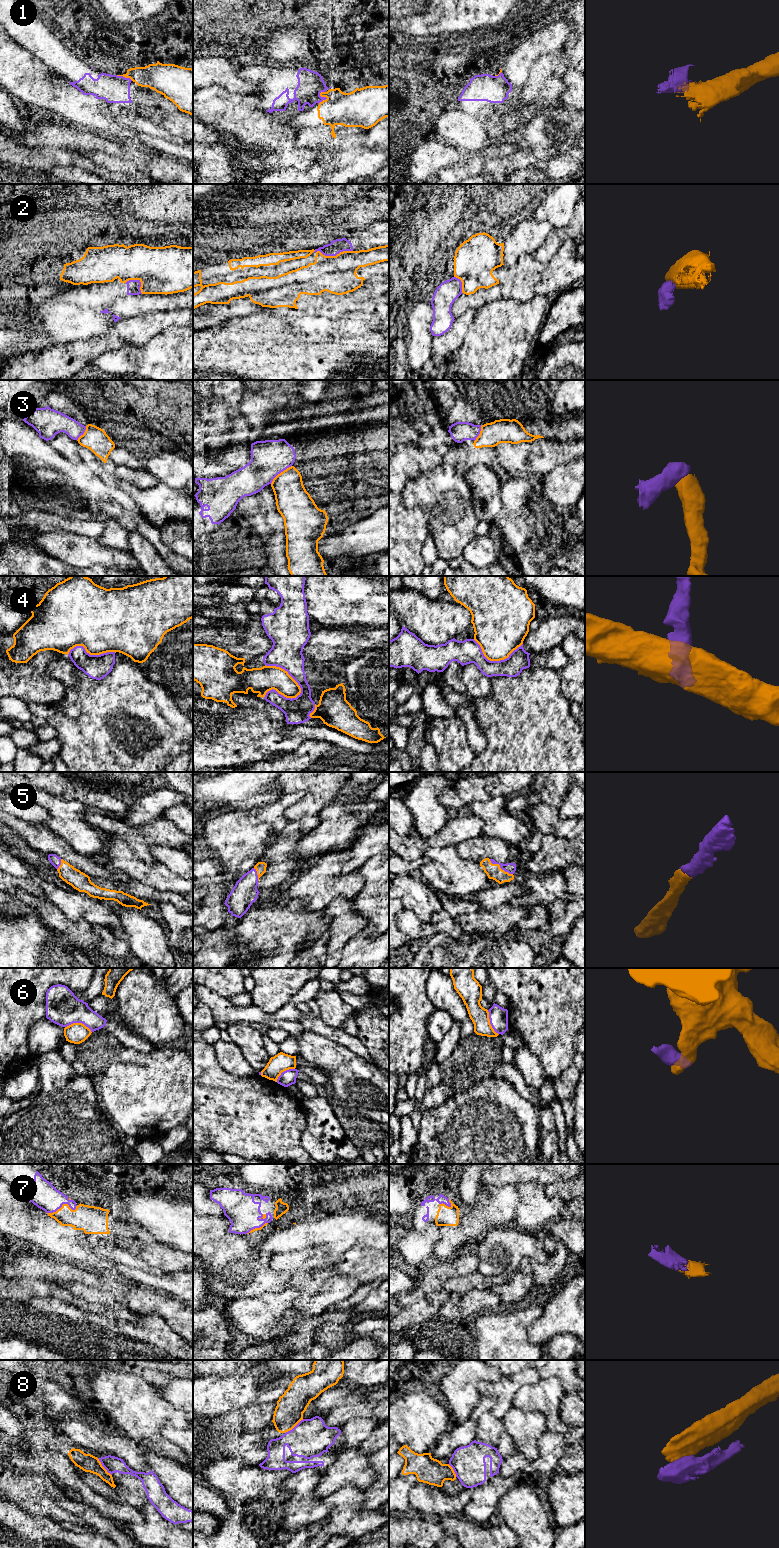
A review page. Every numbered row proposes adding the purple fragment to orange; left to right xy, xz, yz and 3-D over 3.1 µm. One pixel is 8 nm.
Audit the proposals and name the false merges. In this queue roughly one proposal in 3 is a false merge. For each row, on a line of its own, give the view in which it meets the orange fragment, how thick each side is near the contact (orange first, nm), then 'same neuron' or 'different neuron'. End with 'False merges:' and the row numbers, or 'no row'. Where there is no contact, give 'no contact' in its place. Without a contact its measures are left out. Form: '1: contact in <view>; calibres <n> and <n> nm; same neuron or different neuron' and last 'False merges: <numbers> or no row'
1: contact in xz; calibres 280 and 200 nm; different neuron
2: contact in xz; calibres 300 and 110 nm; different neuron
3: contact in xz; calibres 280 and 300 nm; different neuron
4: contact in xz; calibres 200 and 260 nm; different neuron
5: contact in yz; calibres 120 and 80 nm; same neuron
6: contact in xy; calibres 170 and 280 nm; different neuron
7: contact in xy; calibres 200 and 220 nm; same neuron
8: contact in xy; calibres 140 and 140 nm; different neuron
False merges: 1, 2, 3, 4, 6, 8

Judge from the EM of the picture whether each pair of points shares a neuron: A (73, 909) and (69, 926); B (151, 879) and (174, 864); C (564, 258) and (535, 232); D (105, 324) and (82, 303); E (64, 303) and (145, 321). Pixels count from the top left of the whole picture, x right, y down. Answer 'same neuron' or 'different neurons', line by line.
A: different neurons
B: different neurons
C: different neurons
D: same neuron
E: different neurons

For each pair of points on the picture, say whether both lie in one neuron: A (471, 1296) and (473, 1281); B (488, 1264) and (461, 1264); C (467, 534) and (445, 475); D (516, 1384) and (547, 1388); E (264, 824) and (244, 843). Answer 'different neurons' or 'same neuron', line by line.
A: different neurons
B: different neurons
C: same neuron
D: different neurons
E: same neuron

